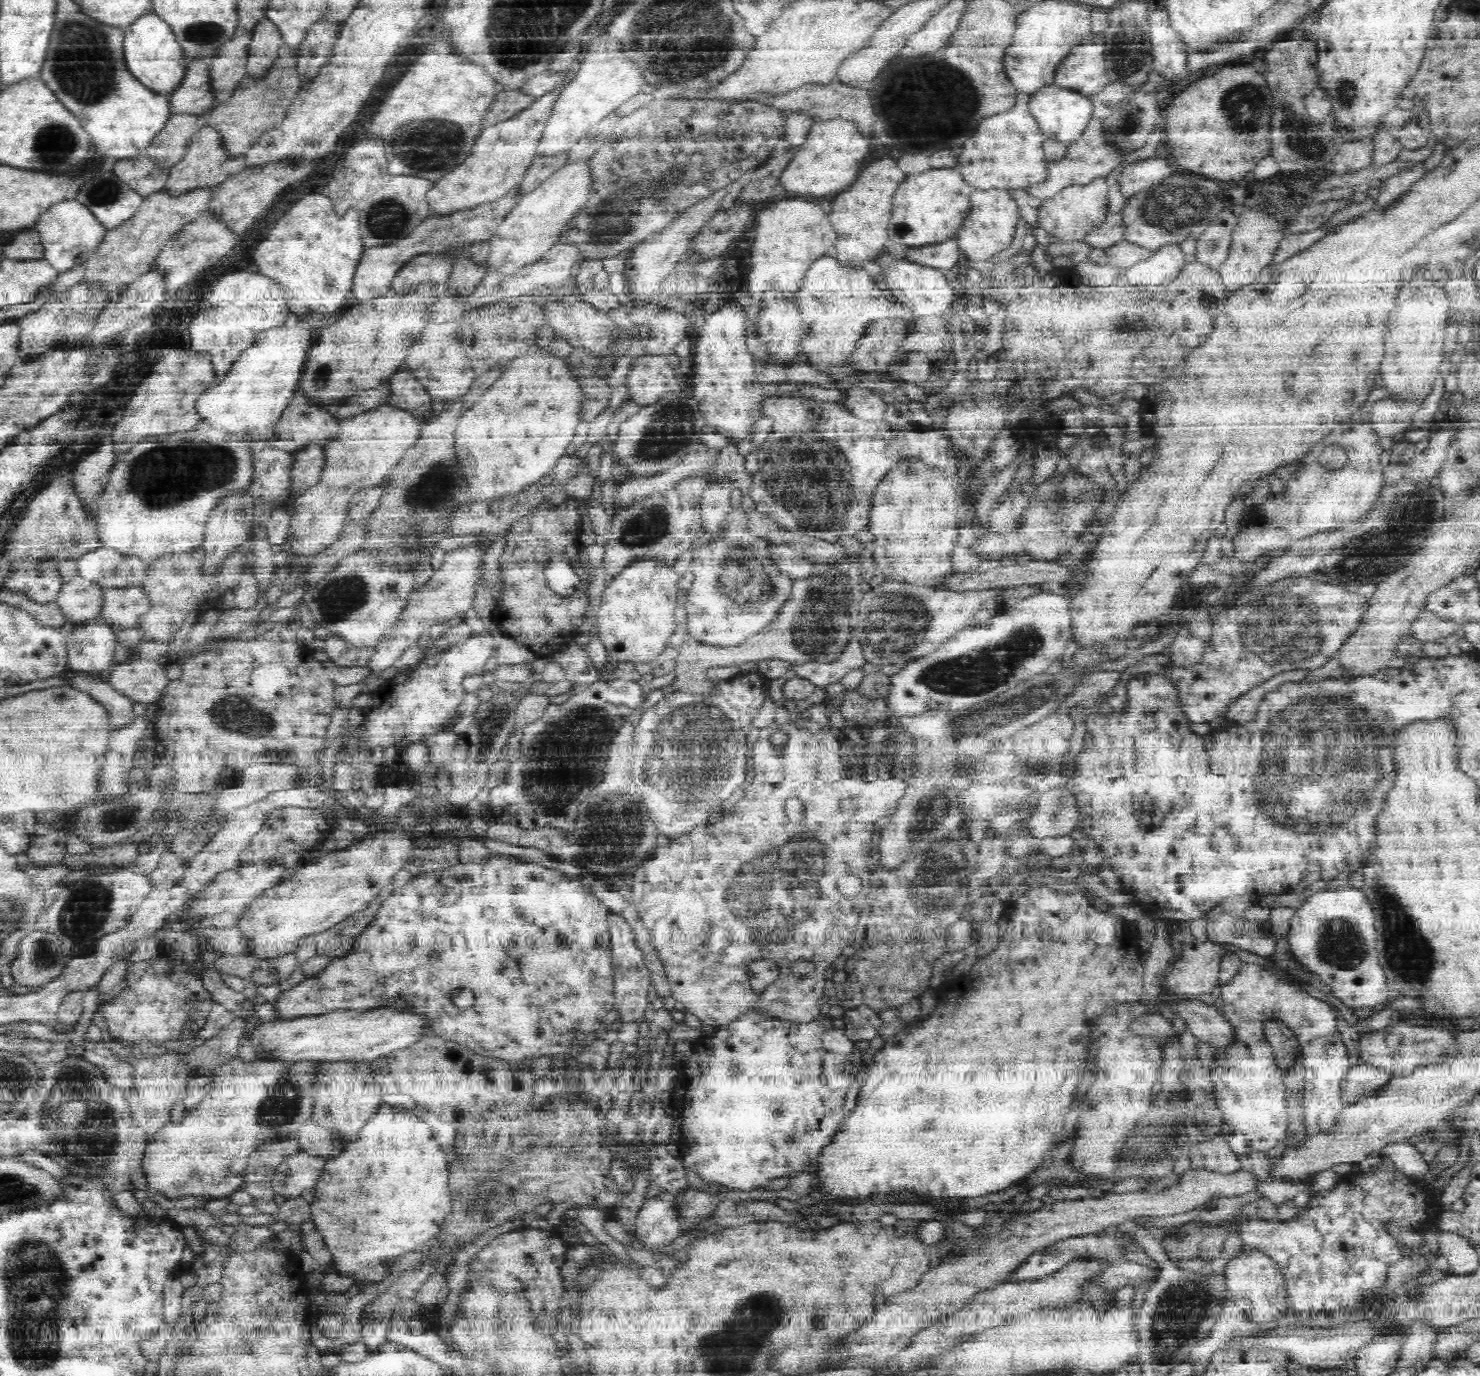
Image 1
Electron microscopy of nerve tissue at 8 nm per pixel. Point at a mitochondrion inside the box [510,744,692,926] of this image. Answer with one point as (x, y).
(606, 845)

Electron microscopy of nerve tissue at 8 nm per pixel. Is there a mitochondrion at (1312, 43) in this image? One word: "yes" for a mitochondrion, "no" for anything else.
no

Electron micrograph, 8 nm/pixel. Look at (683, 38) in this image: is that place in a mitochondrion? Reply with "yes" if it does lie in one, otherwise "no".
yes

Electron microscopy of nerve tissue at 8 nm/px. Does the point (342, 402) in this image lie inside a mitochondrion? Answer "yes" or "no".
no

